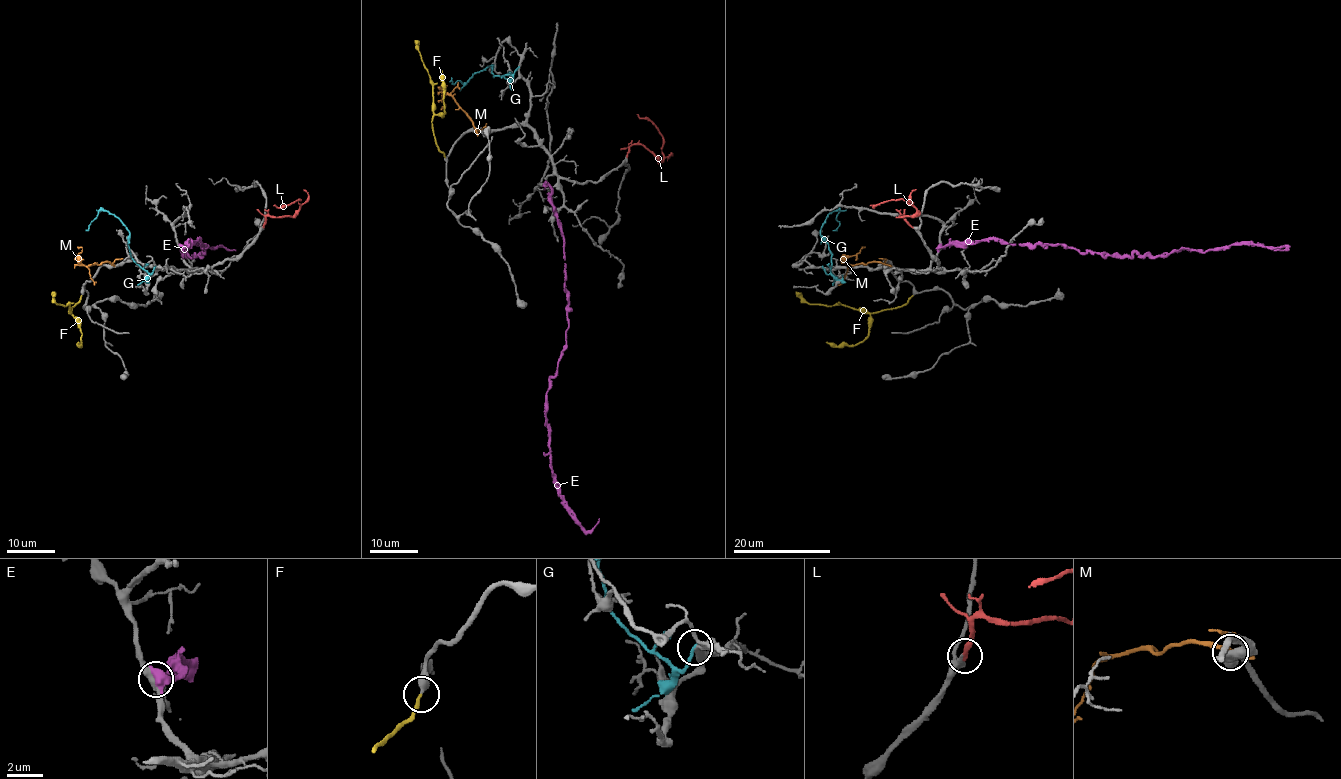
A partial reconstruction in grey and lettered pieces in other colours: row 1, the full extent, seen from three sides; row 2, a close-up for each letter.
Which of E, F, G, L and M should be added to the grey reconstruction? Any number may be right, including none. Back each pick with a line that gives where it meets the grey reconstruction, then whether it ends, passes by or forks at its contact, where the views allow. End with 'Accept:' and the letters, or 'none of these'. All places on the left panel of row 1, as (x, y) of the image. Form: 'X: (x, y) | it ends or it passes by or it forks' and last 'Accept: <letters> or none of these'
F: (81, 295) | it ends
L: (263, 226) | it ends
Accept: F, L

